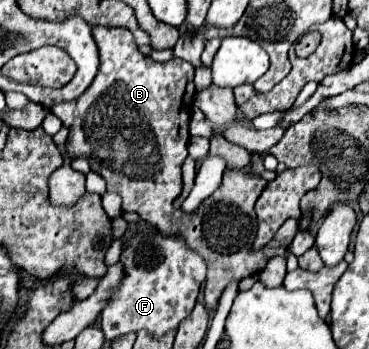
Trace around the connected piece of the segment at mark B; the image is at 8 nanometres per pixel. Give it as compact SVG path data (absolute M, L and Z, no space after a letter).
M92 26L92 36L100 52L100 68L84 92L84 96L62 102L52 108L70 130L66 152L70 158L86 158L90 168L106 180L110 192L118 192L124 202L124 212L136 212L144 222L156 226L164 234L178 232L188 246L198 252L208 264L204 302L206 308L218 304L220 294L232 280L258 274L270 258L286 254L298 220L286 220L276 236L258 252L252 252L256 238L254 204L266 180L252 176L252 166L240 170L226 170L220 188L198 206L196 212L174 208L173 202L182 192L180 166L188 156L188 122L194 90L194 66L186 60L172 58L168 62L154 62L140 54L134 36L126 28Z

